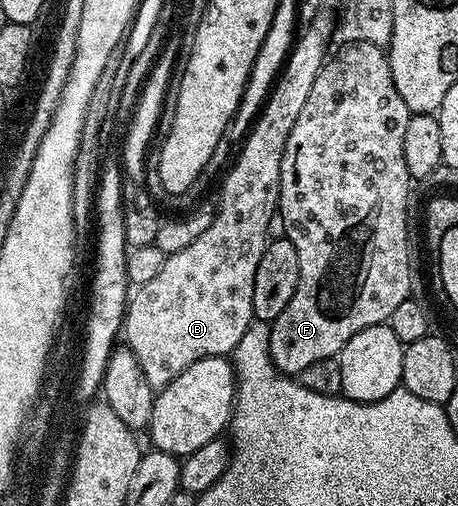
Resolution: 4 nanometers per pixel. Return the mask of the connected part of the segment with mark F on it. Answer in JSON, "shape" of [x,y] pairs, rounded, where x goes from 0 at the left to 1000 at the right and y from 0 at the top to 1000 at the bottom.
{"shape":[[[775,79],[751,91],[734,109],[710,121],[686,158],[677,190],[633,257],[624,277],[624,292],[616,300],[611,326],[611,419],[622,443],[620,468],[642,482],[642,498],[651,498],[651,569],[642,585],[633,585],[633,601],[616,609],[616,625],[607,625],[590,640],[590,704],[605,733],[631,743],[653,743],[659,727],[677,727],[677,719],[694,719],[694,711],[731,708],[742,690],[760,678],[764,664],[790,656],[790,648],[834,644],[847,626],[878,601],[878,593],[902,587],[900,575],[900,502],[891,496],[891,366],[895,354],[886,340],[886,308],[878,308],[878,275],[886,263],[886,237],[895,219],[886,213],[886,198],[869,190],[869,174],[860,174],[860,150],[852,142],[847,109],[836,97],[793,79]]]}

